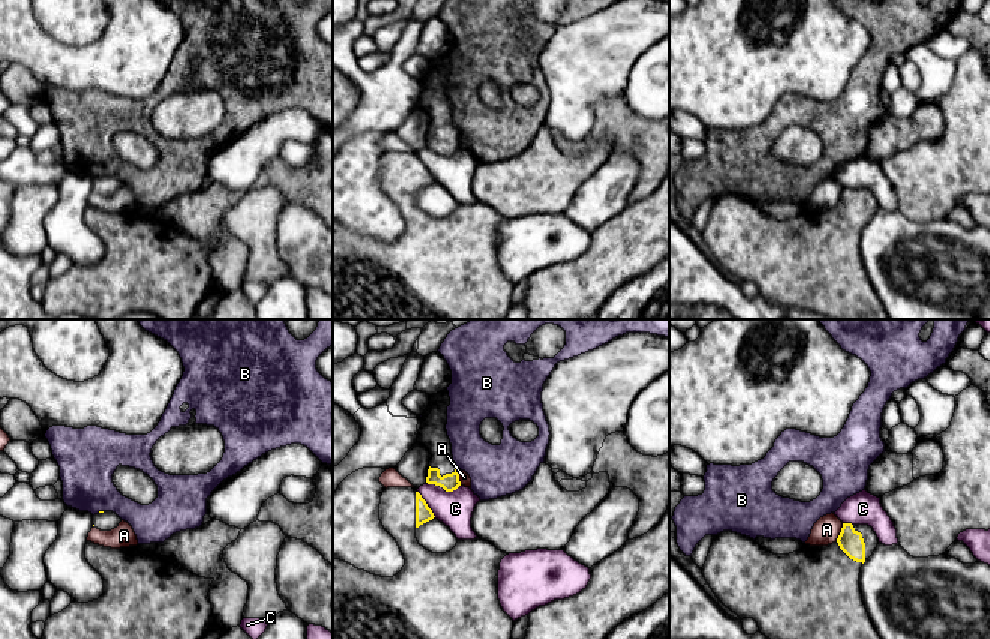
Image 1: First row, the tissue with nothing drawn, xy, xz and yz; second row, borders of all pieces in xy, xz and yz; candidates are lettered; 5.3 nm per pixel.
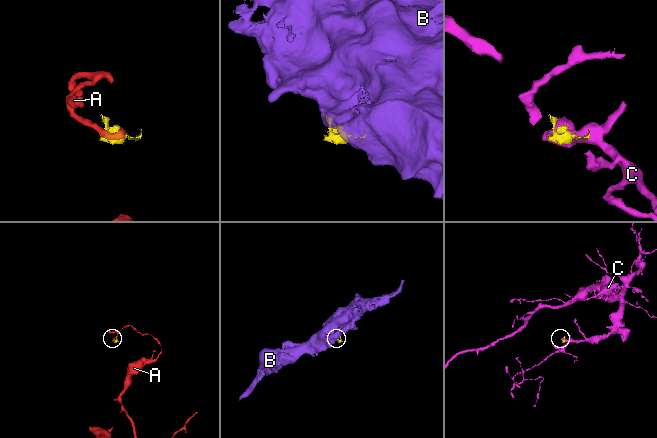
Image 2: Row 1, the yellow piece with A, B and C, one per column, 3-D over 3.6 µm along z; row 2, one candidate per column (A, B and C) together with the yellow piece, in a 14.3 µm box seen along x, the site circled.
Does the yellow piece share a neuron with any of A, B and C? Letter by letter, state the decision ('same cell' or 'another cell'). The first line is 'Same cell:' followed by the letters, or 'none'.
Same cell: none
A: another cell
B: another cell
C: another cell

